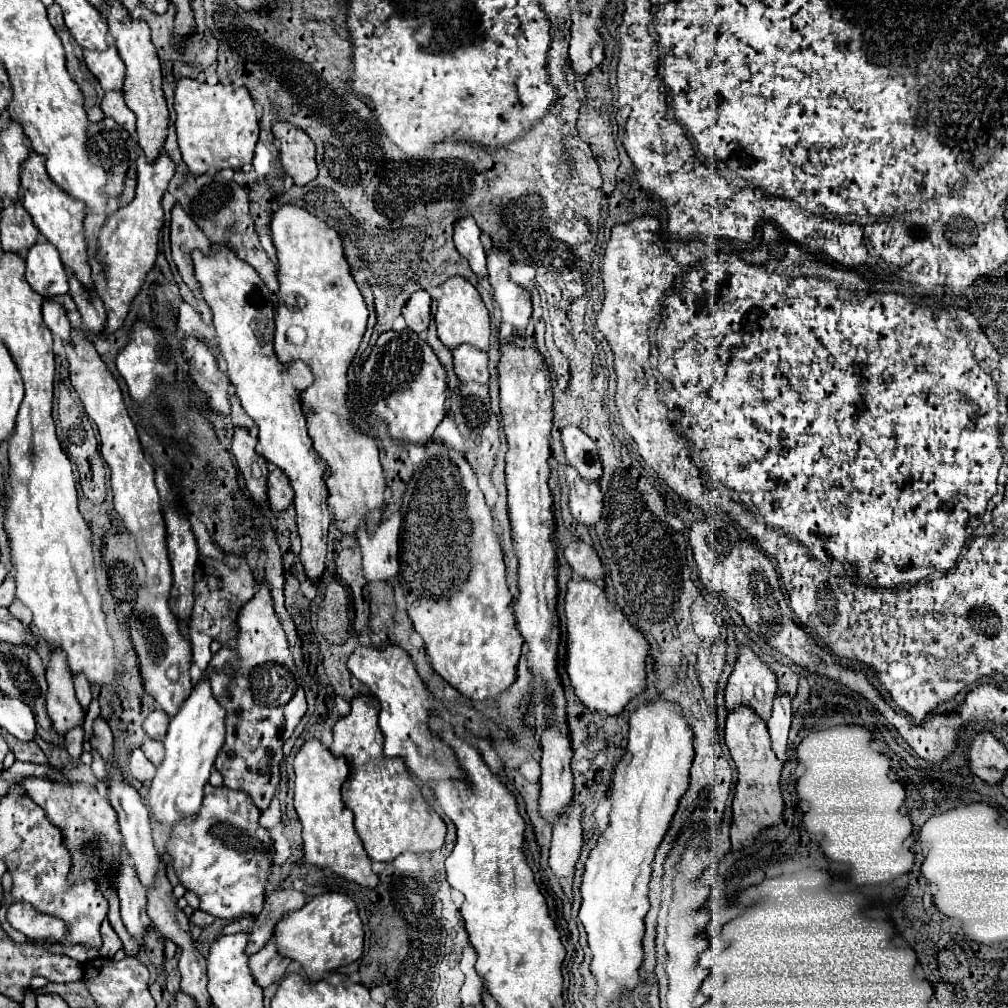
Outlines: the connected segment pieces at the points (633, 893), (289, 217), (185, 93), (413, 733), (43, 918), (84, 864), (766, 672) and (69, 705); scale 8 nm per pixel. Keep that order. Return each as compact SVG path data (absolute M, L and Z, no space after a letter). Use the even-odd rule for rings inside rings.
M664 697L640 705L636 713L630 715L630 735L628 747L620 763L614 771L612 783L612 811L610 823L606 831L598 837L596 847L590 851L590 857L584 865L582 875L582 907L580 921L588 933L588 945L592 949L592 973L598 981L598 993L608 1001L620 999L620 995L630 995L630 991L638 985L638 969L642 965L642 937L644 937L644 915L648 913L648 881L652 873L654 853L664 839L672 815L676 813L680 797L688 789L688 773L694 759L692 747L692 731L682 717L680 709Z
M282 205L272 213L270 221L272 241L276 247L278 259L278 307L276 307L276 329L274 329L274 351L280 361L288 363L290 359L304 361L312 373L314 383L302 393L302 405L308 411L310 437L314 439L316 451L330 465L330 477L326 479L330 497L328 505L332 507L332 521L346 535L356 535L358 527L368 521L372 509L384 509L386 479L380 465L380 451L372 435L362 433L350 417L348 411L348 367L360 347L360 341L368 323L368 309L364 297L350 273L350 265L344 255L344 245L340 235L330 229L316 215L310 215L298 205Z
M180 79L176 87L174 97L174 109L178 113L176 117L176 131L178 131L178 145L184 157L184 163L188 165L190 173L202 175L208 171L220 171L220 169L242 169L244 165L252 163L254 159L254 147L260 135L260 125L254 109L254 101L246 87L232 87L232 85L208 85L200 83L196 79Z
M362 647L348 659L348 667L354 677L370 687L382 705L380 729L384 733L384 753L388 757L402 757L408 769L422 781L466 779L454 751L448 745L442 745L438 737L430 737L430 733L426 733L426 717L430 717L434 703L430 701L430 693L418 675L414 661L404 649L384 647L378 651L372 647Z
M30 903L10 905L8 921L28 939L54 939L56 943L62 943L66 937L66 923L62 919L38 913Z
M26 777L20 781L20 785L26 789L28 797L38 803L44 811L46 817L64 833L64 845L72 855L72 875L70 883L76 883L80 879L96 879L100 875L112 875L114 867L120 865L120 853L122 853L122 835L118 831L118 817L116 811L112 809L110 801L100 793L98 789L86 785L86 783L54 783L50 779L38 779L38 777Z
M740 647L736 667L726 685L726 709L750 707L764 721L770 719L776 697L776 677L750 647Z
M52 649L50 663L46 667L46 681L48 681L48 715L56 733L64 735L72 727L80 725L84 719L82 707L76 699L72 673L66 665L66 655L60 649Z

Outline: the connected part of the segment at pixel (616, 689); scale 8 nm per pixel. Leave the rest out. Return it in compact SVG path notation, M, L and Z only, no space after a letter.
M572 579L566 593L568 677L580 701L598 713L620 715L630 699L646 691L646 657L650 643L606 599L602 587L586 579Z

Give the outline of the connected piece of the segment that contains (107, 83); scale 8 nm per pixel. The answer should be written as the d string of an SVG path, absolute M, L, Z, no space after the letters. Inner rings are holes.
M108 47L106 51L84 51L84 59L104 91L122 91L126 69L116 47Z

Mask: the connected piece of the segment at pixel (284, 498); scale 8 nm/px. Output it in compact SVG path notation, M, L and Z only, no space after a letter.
M274 469L268 477L268 503L272 511L284 511L294 501L294 489L290 485L290 479L280 471Z

